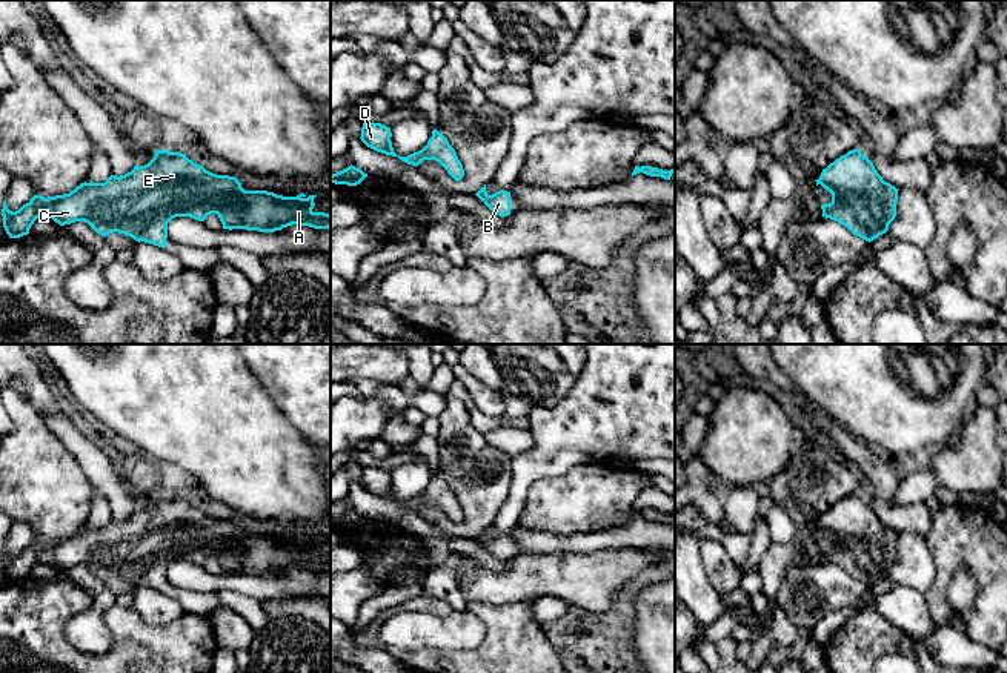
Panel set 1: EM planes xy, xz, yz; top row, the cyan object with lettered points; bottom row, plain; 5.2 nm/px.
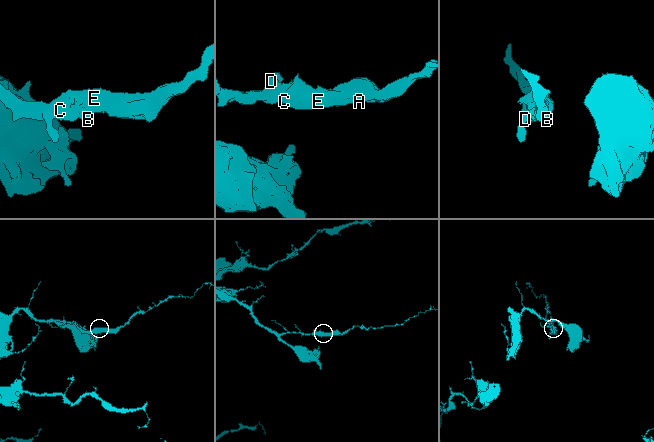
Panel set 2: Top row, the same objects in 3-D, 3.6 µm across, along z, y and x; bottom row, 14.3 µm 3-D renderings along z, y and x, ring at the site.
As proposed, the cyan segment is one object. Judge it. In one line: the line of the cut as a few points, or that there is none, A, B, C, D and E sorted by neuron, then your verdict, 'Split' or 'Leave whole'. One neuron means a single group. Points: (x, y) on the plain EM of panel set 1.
No split. Groups: A B C D E. Leave whole

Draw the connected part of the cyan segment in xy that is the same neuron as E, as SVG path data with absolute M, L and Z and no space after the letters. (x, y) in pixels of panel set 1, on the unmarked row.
M155 495L154 502L145 510L134 510L125 519L111 519L105 527L81 527L65 539L34 539L18 555L12 556L3 545L3 572L9 582L29 578L40 561L49 561L60 570L75 565L88 567L97 578L106 581L112 576L125 578L135 585L166 592L168 567L175 561L191 561L198 565L217 558L223 573L246 573L275 576L297 569L314 573L329 573L331 559L314 556L314 542L300 538L283 541L268 535L244 535L235 521L217 519L194 507L181 496Z

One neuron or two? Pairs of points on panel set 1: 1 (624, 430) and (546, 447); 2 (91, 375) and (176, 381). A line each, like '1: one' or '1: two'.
1: one
2: one

